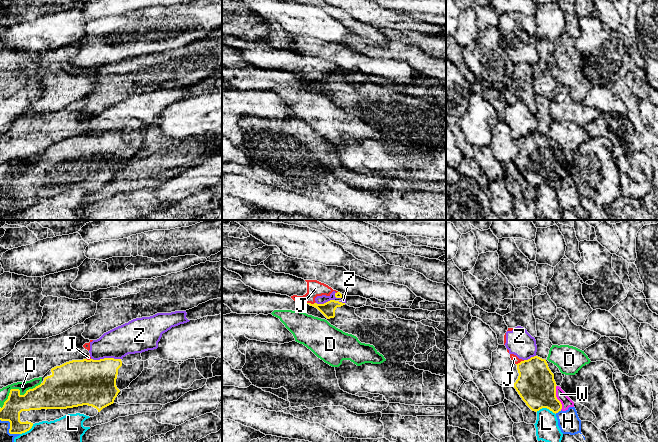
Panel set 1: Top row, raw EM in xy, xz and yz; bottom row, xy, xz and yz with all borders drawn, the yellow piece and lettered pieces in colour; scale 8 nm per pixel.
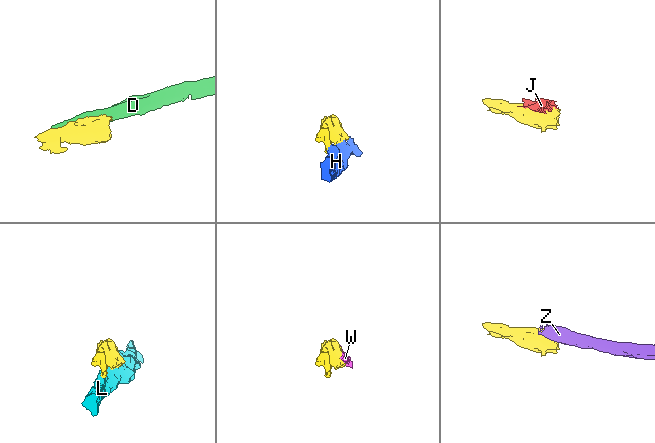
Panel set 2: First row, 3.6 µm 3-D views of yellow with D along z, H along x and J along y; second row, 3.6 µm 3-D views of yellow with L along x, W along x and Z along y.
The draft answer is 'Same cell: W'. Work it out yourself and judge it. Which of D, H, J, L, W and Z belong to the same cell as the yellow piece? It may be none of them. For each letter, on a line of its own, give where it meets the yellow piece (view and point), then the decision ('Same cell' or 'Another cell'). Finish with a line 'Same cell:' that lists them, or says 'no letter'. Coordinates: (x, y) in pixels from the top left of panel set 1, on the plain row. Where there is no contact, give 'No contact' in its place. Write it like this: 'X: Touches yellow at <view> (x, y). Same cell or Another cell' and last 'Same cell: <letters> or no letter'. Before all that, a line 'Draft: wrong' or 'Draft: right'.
Draft: right
D: Touches yellow at xy (17, 165). Another cell
H: Touches yellow at xy (10, 204). Another cell
J: Touches yellow at yz (521, 137). Another cell
L: Touches yellow at yz (546, 183). Another cell
W: Touches yellow at yz (556, 173). Same cell
Z: Touches yellow at xy (105, 134). Another cell
Same cell: W

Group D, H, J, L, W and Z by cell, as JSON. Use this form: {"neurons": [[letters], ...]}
{"neurons": [["D"], ["H"], ["J", "Z"], ["L"], ["W"]]}

